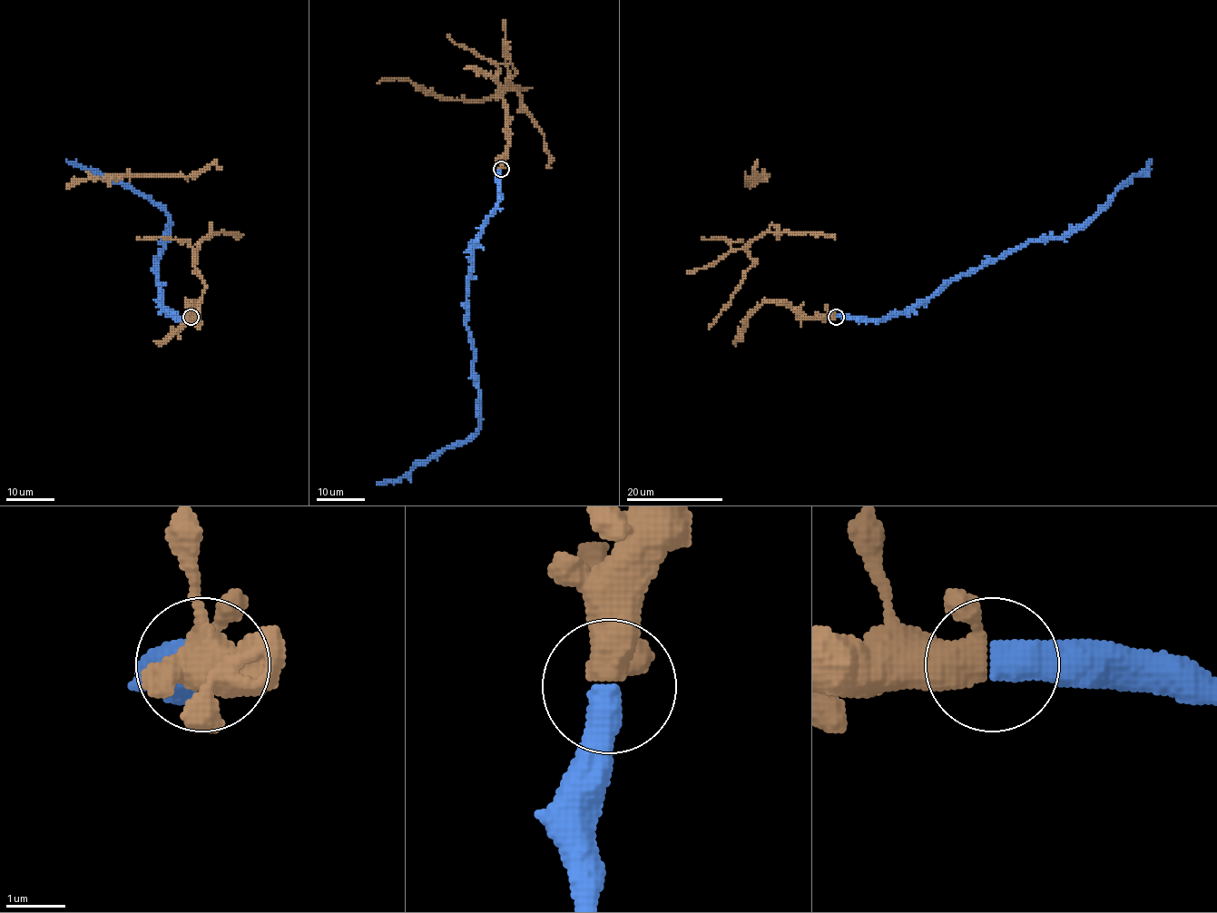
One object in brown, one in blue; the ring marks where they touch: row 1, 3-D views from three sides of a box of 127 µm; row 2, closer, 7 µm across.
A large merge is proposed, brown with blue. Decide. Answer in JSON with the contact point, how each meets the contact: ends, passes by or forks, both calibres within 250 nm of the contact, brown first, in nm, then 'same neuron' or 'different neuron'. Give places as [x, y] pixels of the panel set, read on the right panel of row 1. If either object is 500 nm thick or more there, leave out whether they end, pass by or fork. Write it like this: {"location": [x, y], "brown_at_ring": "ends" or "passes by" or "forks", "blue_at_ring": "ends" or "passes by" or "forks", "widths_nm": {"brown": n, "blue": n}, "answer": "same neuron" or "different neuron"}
{"location": [836, 317], "widths_nm": {"brown": 440, "blue": 500}, "answer": "same neuron"}

